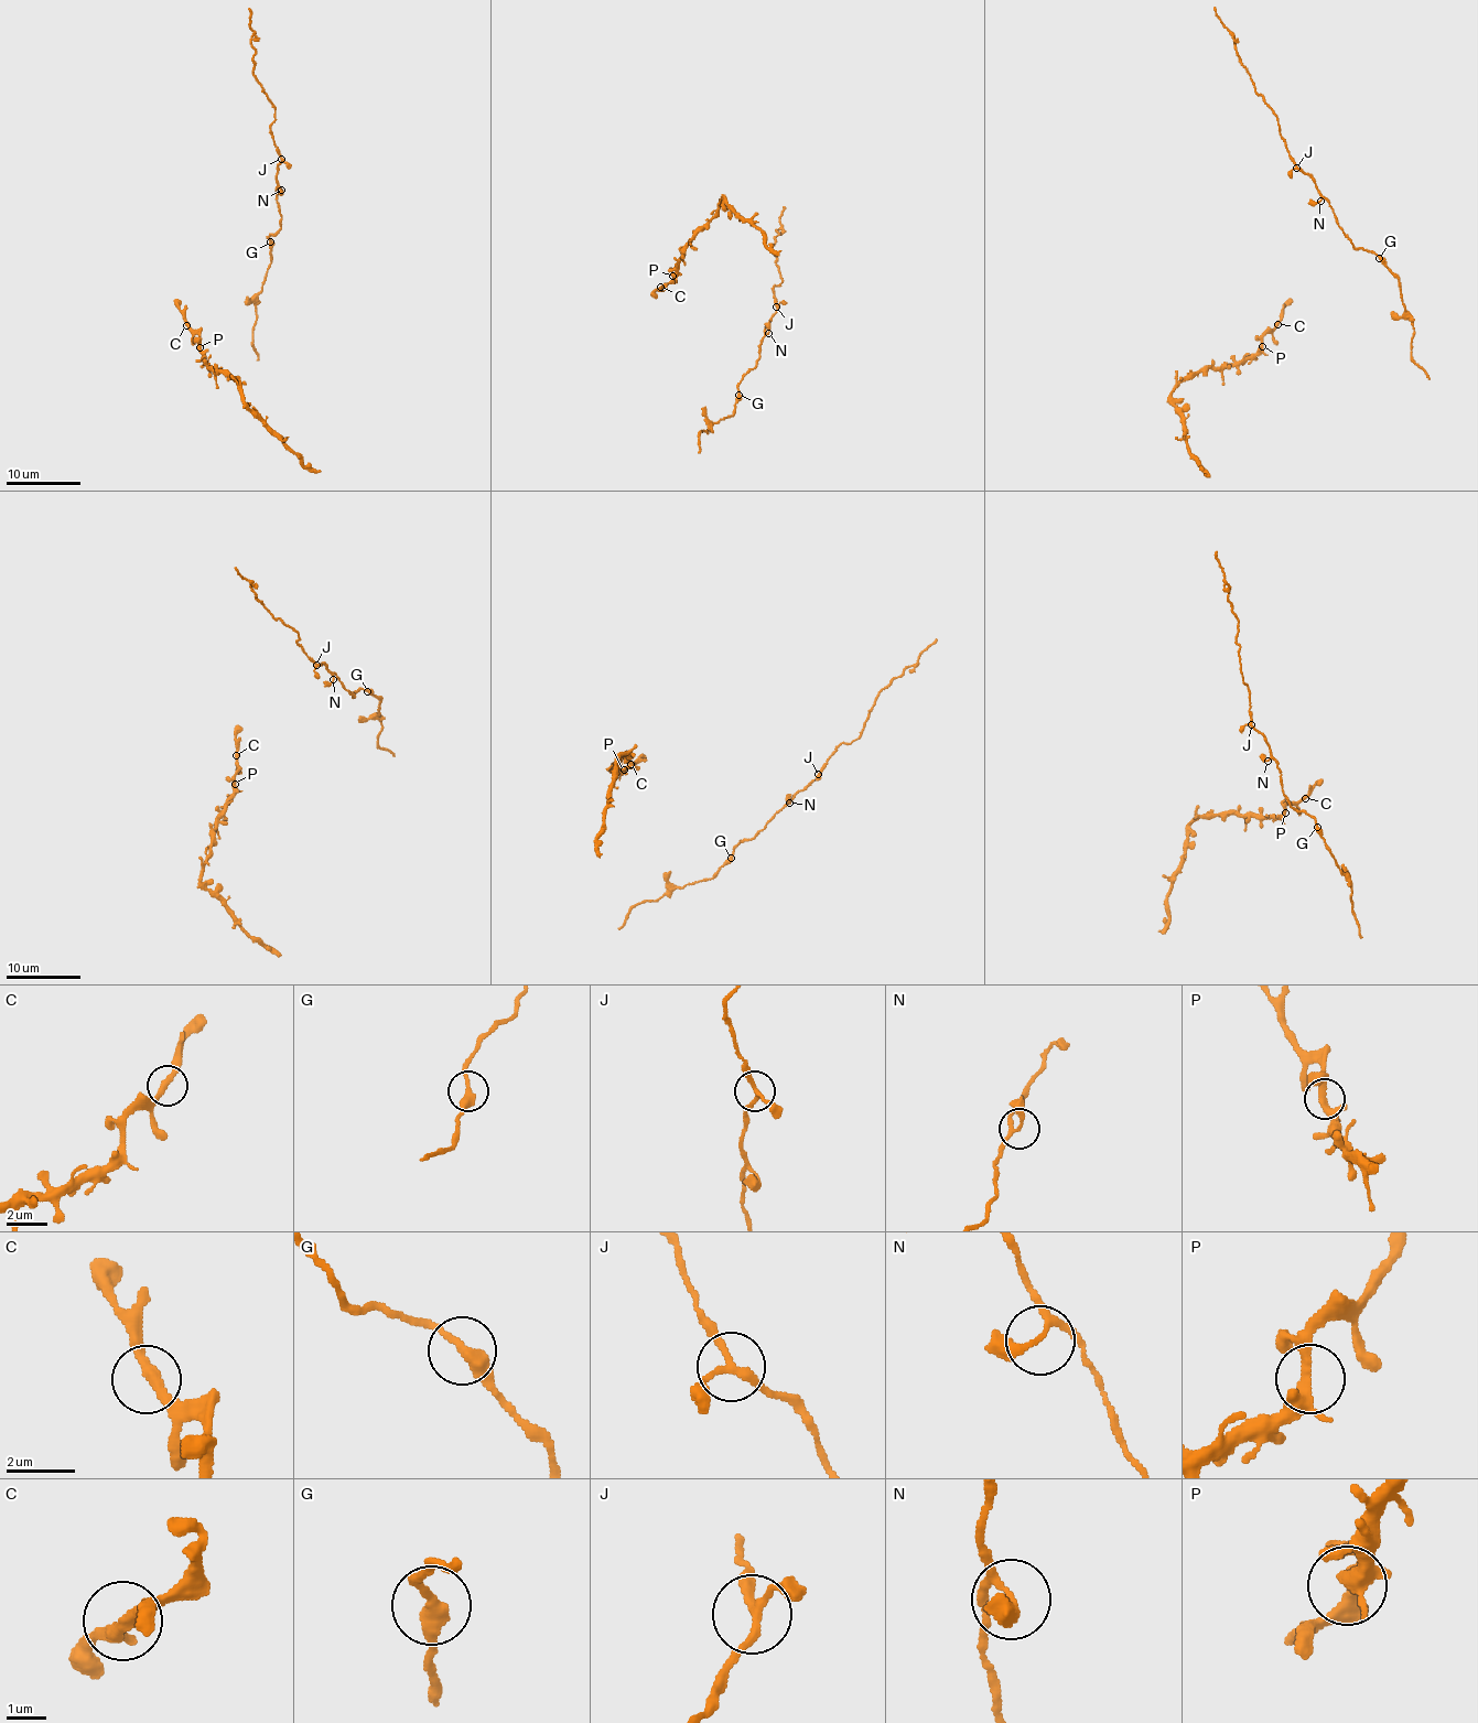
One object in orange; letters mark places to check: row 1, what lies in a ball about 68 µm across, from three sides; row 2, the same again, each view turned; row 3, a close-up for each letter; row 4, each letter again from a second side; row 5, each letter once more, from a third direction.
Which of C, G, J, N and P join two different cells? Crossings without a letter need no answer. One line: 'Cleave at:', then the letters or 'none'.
Cleave at: none

